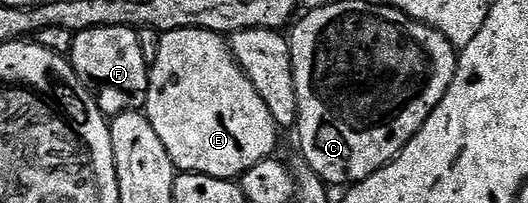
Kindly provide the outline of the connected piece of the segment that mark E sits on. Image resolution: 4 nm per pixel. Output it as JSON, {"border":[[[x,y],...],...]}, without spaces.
{"border":[[[173,30],[161,35],[156,62],[150,66],[144,113],[152,128],[156,128],[156,136],[160,136],[164,148],[168,148],[168,156],[175,167],[187,174],[241,179],[248,168],[275,153],[274,145],[280,134],[280,127],[272,120],[272,112],[268,112],[268,104],[260,100],[260,92],[256,92],[246,73],[238,67],[229,41],[207,30]]]}

